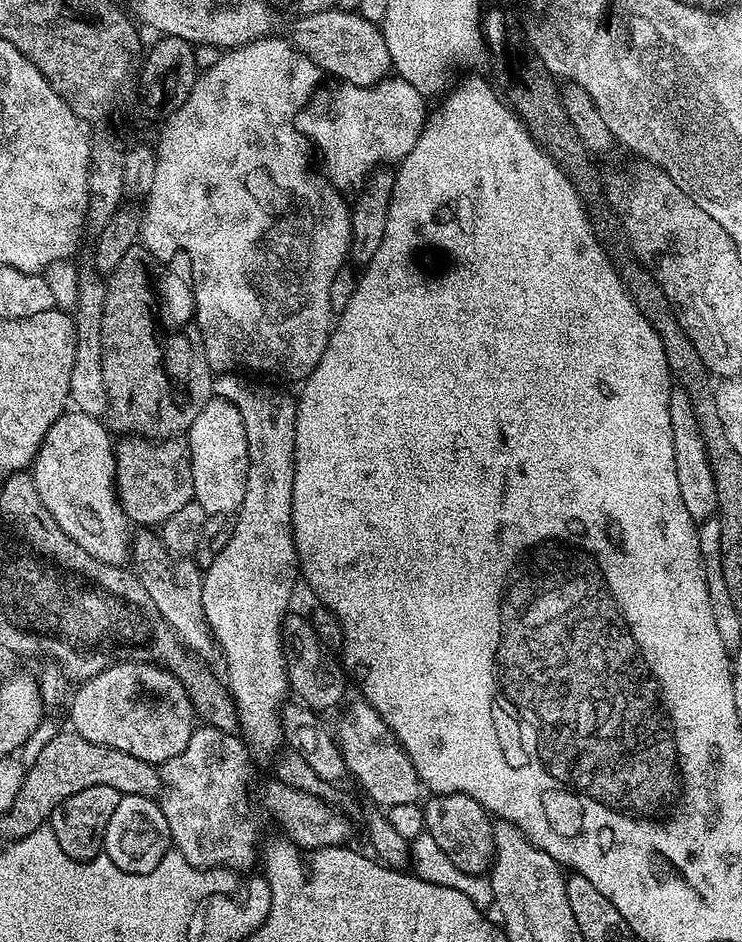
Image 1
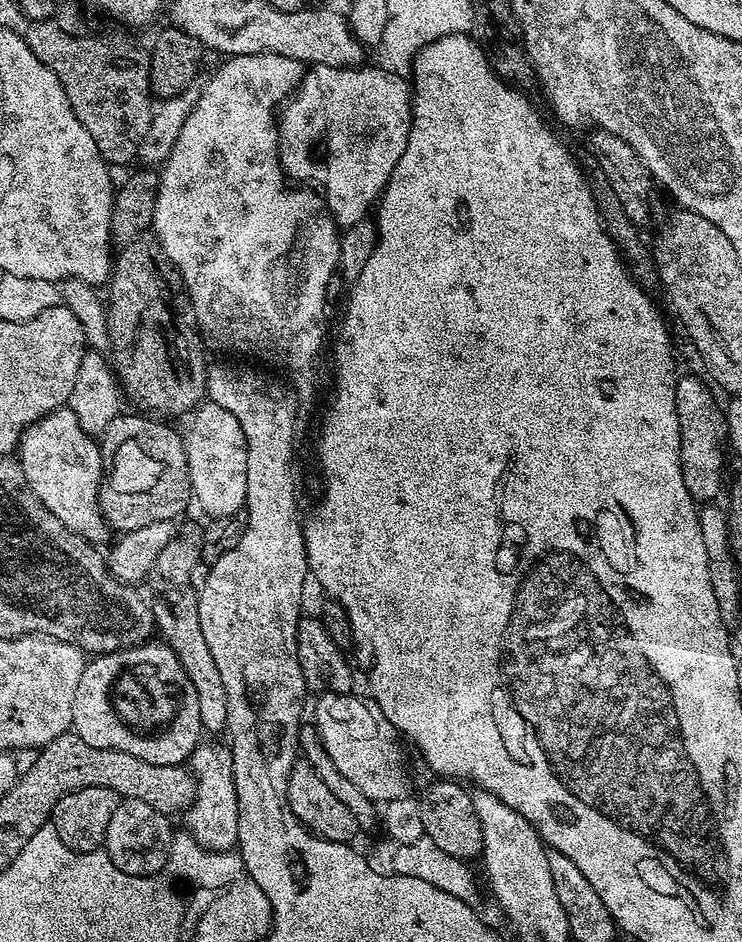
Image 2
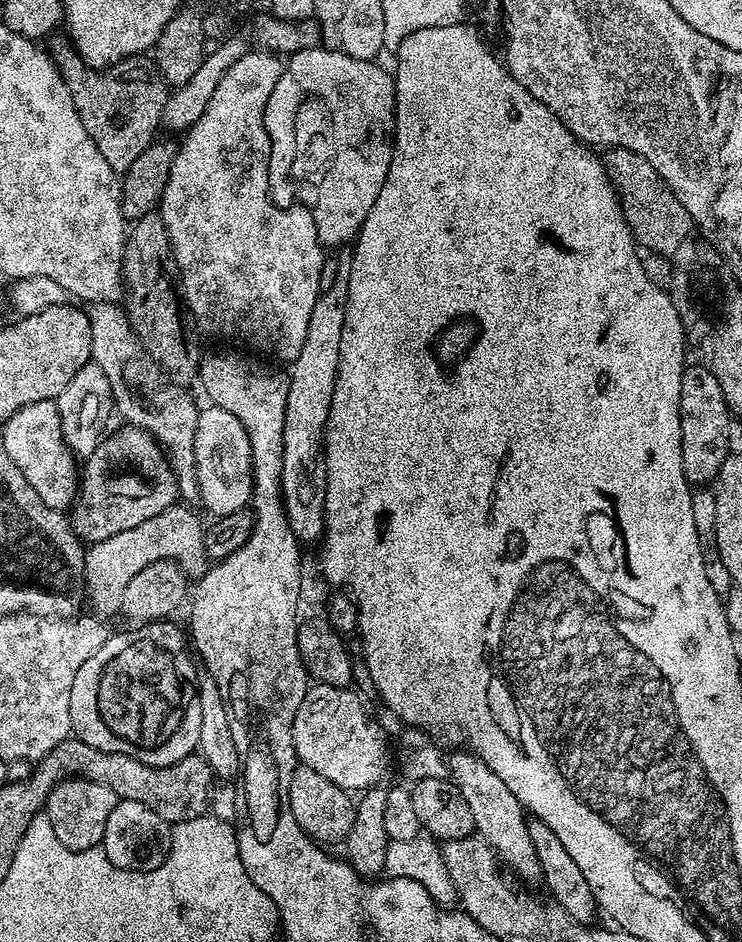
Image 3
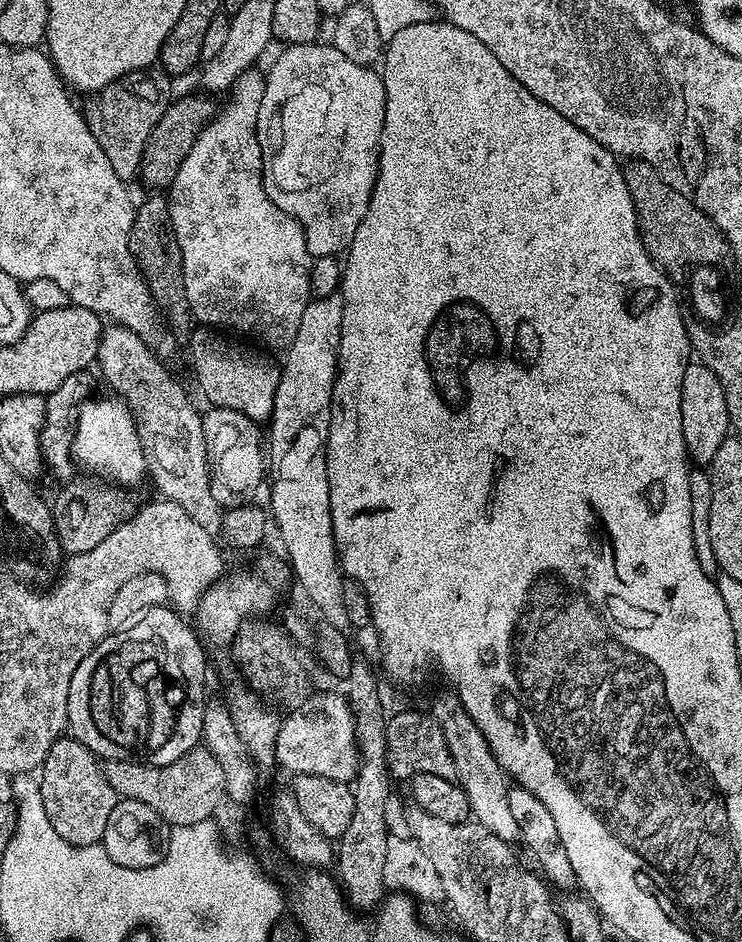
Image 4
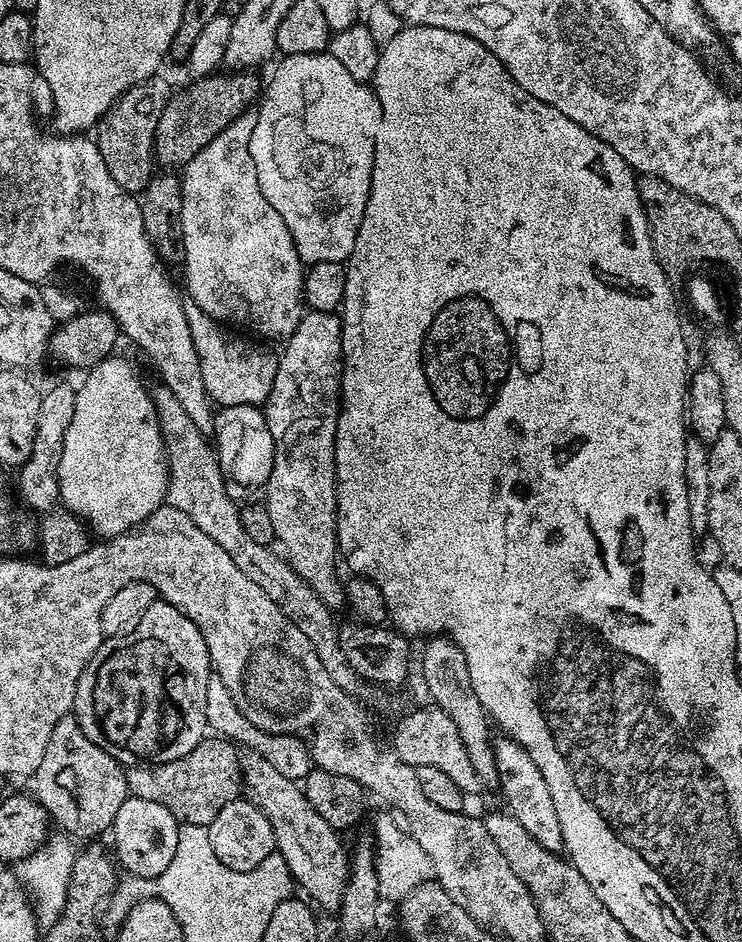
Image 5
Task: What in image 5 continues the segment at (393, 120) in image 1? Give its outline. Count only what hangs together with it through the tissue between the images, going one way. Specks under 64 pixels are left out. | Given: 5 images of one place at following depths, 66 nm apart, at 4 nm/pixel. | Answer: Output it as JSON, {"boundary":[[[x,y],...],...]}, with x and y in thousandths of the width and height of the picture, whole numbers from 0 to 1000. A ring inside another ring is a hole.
{"boundary":[[[439,53],[423,57],[381,58],[376,64],[349,105],[334,152],[349,201],[385,237],[406,276],[412,280],[431,277],[462,279],[476,268],[493,214],[497,213],[513,110],[492,86],[477,83],[466,70]]]}

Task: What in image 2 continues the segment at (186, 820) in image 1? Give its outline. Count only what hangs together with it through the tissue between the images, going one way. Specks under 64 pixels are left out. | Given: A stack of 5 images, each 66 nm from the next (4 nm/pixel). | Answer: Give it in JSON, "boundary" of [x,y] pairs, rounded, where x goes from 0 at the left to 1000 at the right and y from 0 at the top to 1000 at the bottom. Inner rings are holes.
{"boundary":[[[306,789],[265,790],[256,804],[256,818],[264,825],[264,846],[251,859],[251,882],[282,904],[311,904],[319,899],[321,856],[313,825],[313,796]]]}

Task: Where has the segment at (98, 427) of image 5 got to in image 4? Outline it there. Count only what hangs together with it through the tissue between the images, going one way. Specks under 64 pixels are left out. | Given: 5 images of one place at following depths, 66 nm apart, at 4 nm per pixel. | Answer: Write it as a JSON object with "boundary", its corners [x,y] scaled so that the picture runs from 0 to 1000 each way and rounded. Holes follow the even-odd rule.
{"boundary":[[[144,418],[109,428],[101,443],[102,456],[100,484],[124,501],[131,501],[140,512],[158,515],[183,514],[197,505],[197,481],[183,455],[183,445],[171,429],[155,418]],[[108,488],[109,490],[108,490]],[[195,493],[195,497],[194,497]],[[158,510],[158,511],[156,511]]]}

